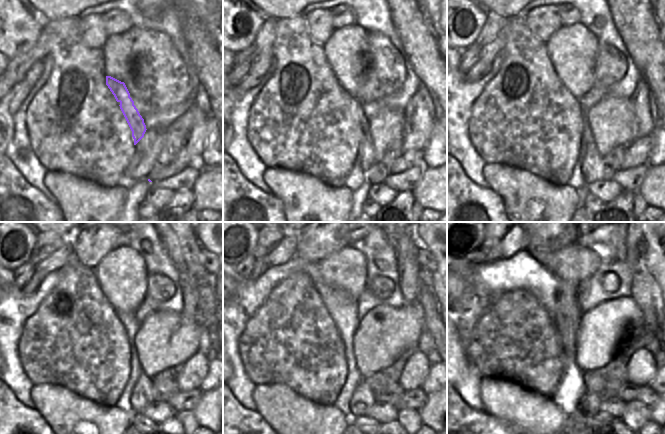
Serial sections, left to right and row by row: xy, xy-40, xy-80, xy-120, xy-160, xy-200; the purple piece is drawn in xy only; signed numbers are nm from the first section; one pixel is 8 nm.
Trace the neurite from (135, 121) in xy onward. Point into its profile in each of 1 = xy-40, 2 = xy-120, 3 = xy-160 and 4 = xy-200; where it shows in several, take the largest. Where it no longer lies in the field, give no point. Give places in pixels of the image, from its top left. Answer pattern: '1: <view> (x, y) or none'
1: xy-40 (374, 172)
2: xy-120 (142, 395)
3: xy-160 (363, 399)
4: xy-200 (587, 405)

